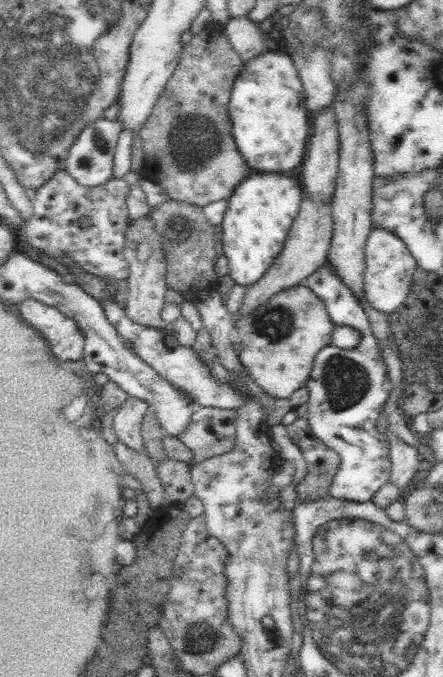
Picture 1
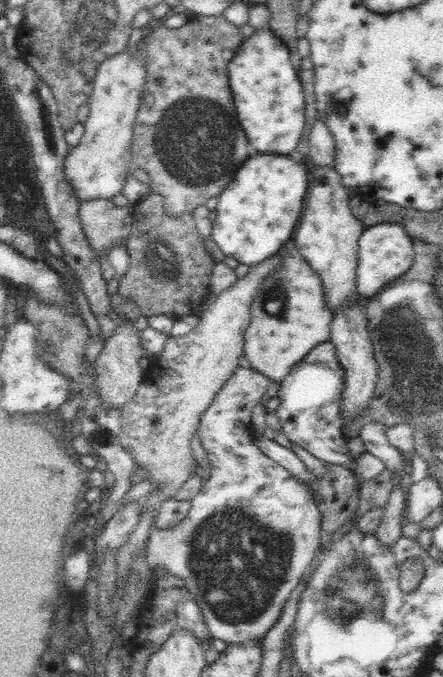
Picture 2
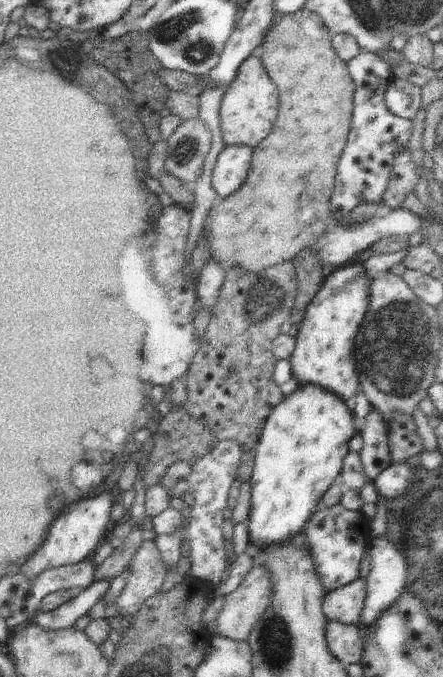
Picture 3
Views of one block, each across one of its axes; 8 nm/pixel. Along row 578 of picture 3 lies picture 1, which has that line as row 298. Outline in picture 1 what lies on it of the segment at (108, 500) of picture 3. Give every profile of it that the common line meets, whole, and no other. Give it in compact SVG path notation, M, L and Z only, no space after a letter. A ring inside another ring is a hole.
M27 298L17 305L24 320L28 320L46 338L56 360L74 361L80 366L85 347L85 336L77 322L35 298Z

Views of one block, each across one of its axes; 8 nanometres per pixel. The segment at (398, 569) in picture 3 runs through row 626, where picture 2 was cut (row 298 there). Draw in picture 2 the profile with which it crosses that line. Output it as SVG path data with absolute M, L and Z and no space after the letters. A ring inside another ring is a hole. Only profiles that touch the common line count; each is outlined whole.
M400 223L367 224L358 240L356 272L356 292L363 302L368 297L376 296L384 286L393 284L410 269L415 260L412 244L413 239L406 234L404 226Z

